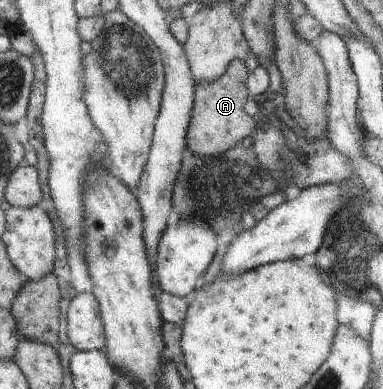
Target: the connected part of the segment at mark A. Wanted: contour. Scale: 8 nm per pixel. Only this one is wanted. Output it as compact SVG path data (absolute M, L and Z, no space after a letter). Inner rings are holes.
M234 58L220 77L210 83L196 84L187 131L187 148L194 155L218 157L240 144L245 137L252 136L258 128L261 122L259 117L248 114L246 109L251 98L245 84L248 74L244 62Z

